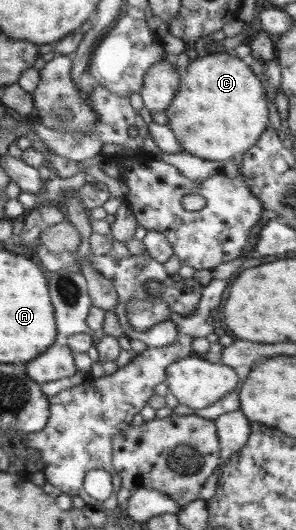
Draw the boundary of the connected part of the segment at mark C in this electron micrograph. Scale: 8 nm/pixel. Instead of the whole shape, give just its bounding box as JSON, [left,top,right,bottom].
[167,53,270,161]

